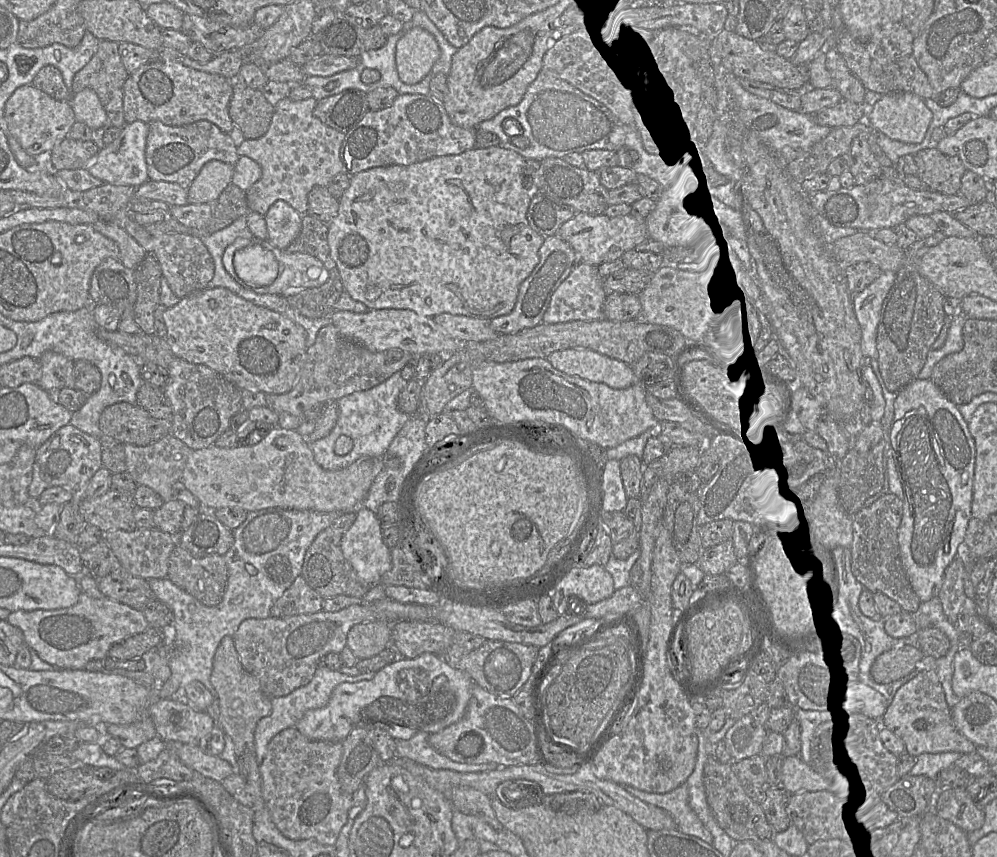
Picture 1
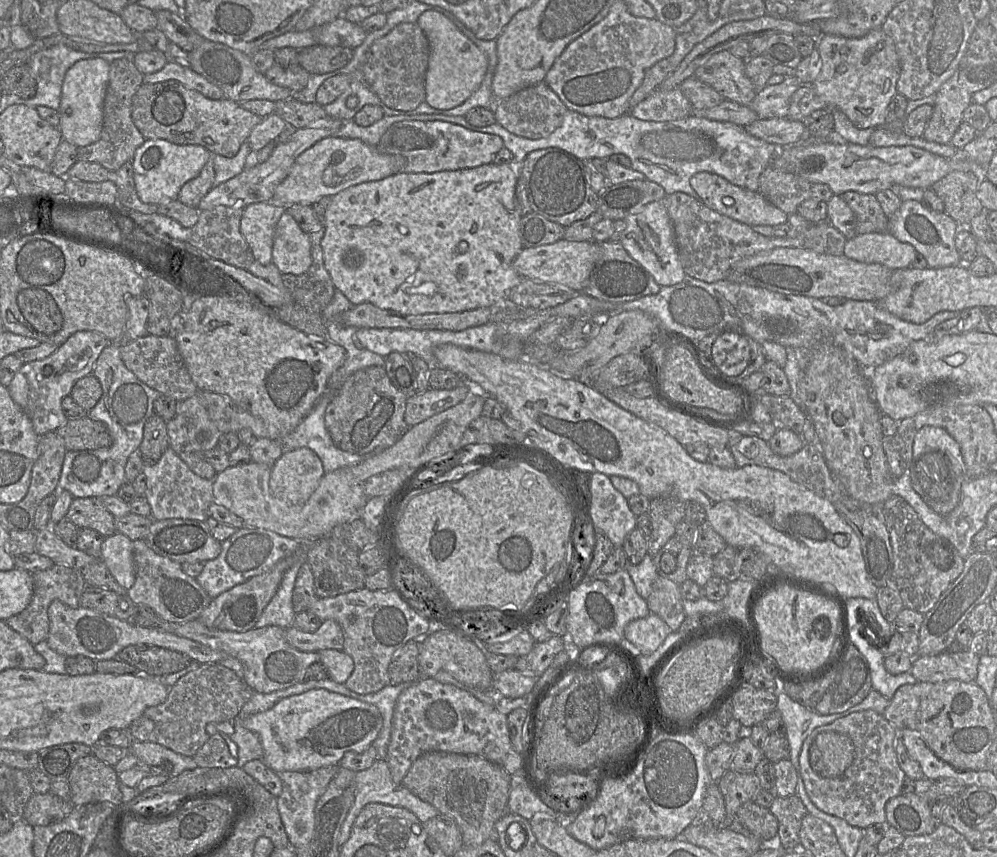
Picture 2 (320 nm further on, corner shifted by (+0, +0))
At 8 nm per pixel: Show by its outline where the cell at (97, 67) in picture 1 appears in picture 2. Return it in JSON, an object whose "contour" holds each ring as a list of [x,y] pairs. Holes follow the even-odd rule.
{"contour":[[[130,57],[119,58],[109,63],[109,82],[103,104],[100,138],[93,144],[79,147],[78,160],[96,162],[112,173],[132,161],[136,149],[146,140],[131,118],[132,97],[142,84],[143,74],[138,71]]]}

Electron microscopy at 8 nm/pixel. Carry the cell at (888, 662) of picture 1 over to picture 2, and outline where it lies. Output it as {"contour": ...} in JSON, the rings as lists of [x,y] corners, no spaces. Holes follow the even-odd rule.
{"contour":[[[968,650],[957,653],[944,651],[934,656],[916,656],[913,658],[910,673],[918,682],[959,680],[975,683],[979,659],[980,656]]]}

